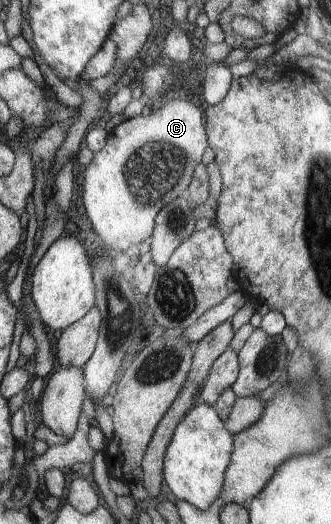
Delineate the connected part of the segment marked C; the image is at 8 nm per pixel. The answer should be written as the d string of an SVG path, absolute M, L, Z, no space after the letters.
M176 98L170 102L162 101L147 116L136 115L120 122L106 135L104 146L93 153L83 172L81 196L91 228L112 253L124 252L128 246L146 240L152 234L154 217L160 208L186 191L193 170L207 147L200 111L200 102L196 100Z

